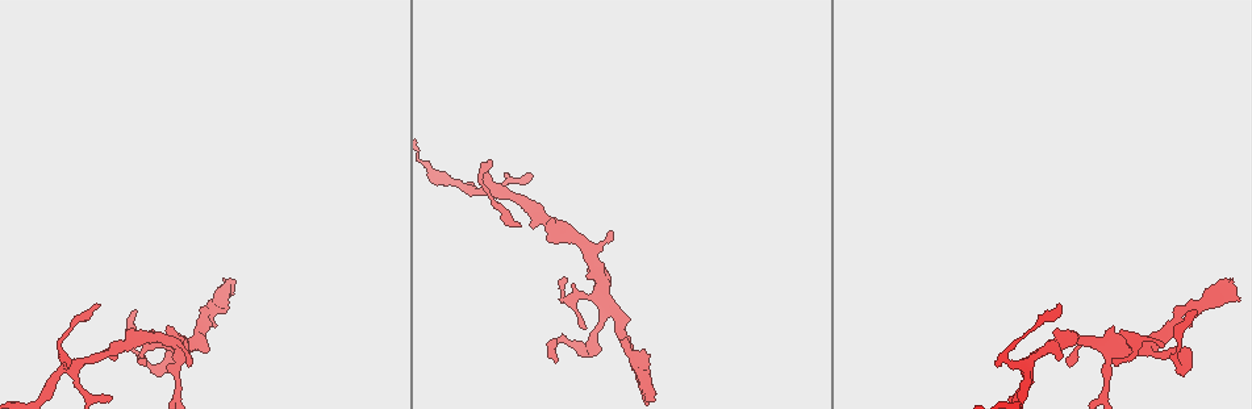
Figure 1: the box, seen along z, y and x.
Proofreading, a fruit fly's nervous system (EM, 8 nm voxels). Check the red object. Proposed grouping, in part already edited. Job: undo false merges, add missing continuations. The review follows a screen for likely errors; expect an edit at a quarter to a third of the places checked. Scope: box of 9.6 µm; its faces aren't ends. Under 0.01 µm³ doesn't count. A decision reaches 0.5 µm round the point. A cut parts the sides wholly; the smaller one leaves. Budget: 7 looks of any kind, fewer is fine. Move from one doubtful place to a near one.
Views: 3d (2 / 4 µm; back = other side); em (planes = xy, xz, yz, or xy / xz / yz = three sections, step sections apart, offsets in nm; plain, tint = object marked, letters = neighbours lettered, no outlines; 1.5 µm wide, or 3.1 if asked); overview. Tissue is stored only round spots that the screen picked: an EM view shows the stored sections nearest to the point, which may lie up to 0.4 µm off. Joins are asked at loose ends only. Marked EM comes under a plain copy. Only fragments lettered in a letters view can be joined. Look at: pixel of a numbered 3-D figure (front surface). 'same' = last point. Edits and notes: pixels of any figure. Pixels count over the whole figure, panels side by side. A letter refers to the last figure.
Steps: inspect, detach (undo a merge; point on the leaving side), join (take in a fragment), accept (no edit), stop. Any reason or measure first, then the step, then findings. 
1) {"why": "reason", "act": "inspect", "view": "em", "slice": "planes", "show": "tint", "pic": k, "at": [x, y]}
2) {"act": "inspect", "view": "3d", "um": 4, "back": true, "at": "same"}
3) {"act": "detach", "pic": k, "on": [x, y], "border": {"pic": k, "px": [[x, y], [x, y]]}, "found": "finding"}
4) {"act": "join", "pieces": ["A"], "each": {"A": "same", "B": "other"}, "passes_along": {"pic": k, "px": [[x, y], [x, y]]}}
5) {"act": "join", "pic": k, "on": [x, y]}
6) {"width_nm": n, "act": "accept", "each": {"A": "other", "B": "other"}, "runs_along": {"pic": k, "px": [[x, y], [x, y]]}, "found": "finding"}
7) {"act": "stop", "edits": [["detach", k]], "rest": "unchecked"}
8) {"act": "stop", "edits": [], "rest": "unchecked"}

{"why": "branch stops here", "act": "inspect", "view": "em", "slice": "planes", "show": "letters", "pic": 1, "at": [611, 231]}

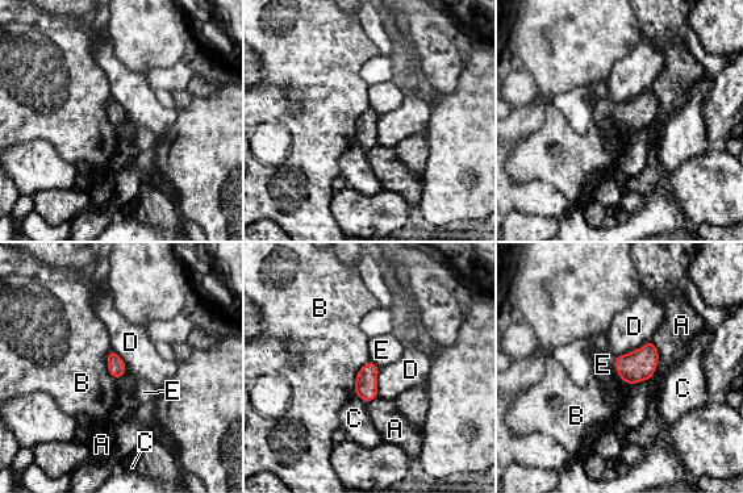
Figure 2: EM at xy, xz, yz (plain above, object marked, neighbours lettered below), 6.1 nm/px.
{"width_nm": 110, "longest_contact_nm": ["D", 240], "act": "accept", "each": {"A": "other", "B": "other", "C": "other", "D": "other", "E": "other"}, "found": "no lettered fragment goes on from it"}

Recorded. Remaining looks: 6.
{"why": "free end", "act": "inspect", "view": "em", "slice": "planes", "show": "tint", "pic": 1, "at": [110, 398]}

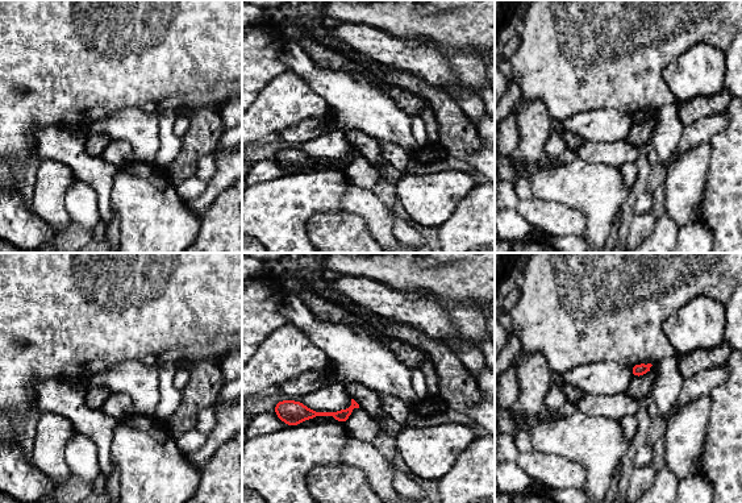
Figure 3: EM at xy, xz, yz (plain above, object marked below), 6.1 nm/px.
{"act": "inspect", "view": "em", "slice": "planes", "show": "letters", "at": "same"}

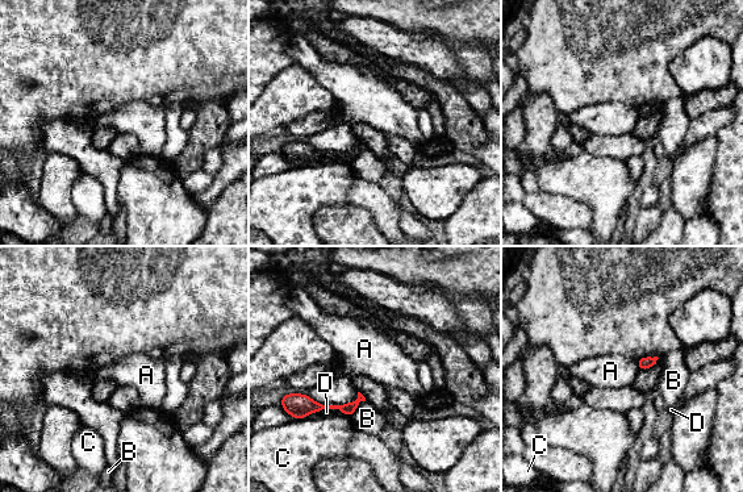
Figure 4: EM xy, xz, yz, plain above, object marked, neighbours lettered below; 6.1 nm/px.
{"act": "accept", "each": {"A": "other", "B": "other", "C": "other", "D": "other"}, "runs_along": {"pic": 4, "px": [[297, 399], [307, 407], [353, 407]]}, "found": "none of them fits"}

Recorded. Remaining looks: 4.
{"why": "long arm stops here", "act": "inspect", "view": "em", "slice": "xy", "step": 8, "show": "tint", "pic": 1, "at": [135, 313]}

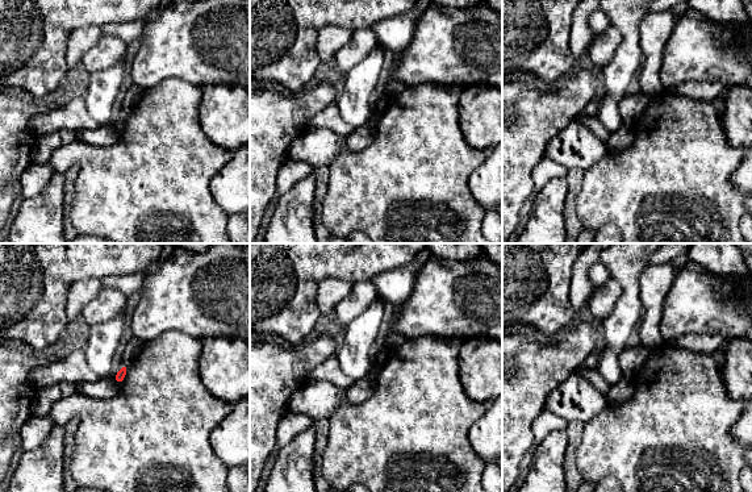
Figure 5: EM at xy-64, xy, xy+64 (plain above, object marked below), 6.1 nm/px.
{"act": "inspect", "view": "em", "slice": "planes", "show": "letters", "at": "same"}

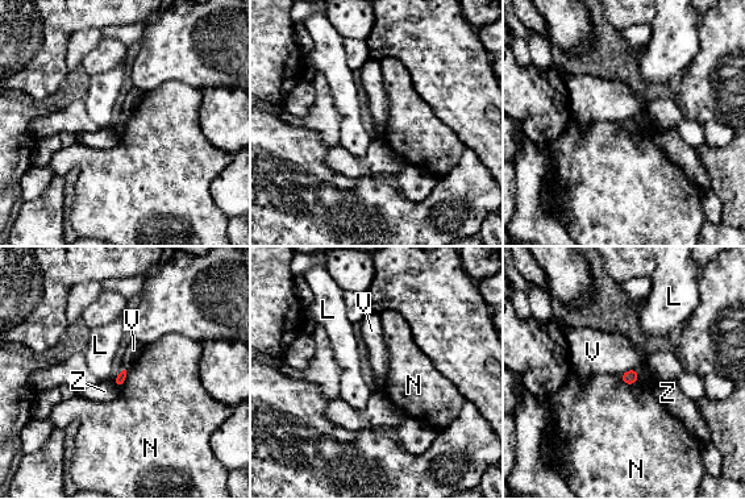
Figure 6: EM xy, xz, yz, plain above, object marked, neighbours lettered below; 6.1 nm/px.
{"act": "accept", "each": {"L": "other", "N": "other", "V": "other", "Z": "other"}, "border": {"pic": 6, "px": [[639, 370], [635, 382], [620, 379]]}, "found": "none of them fits"}

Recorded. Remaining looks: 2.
{"act": "stop", "edits": [], "rest": "unchecked"}

